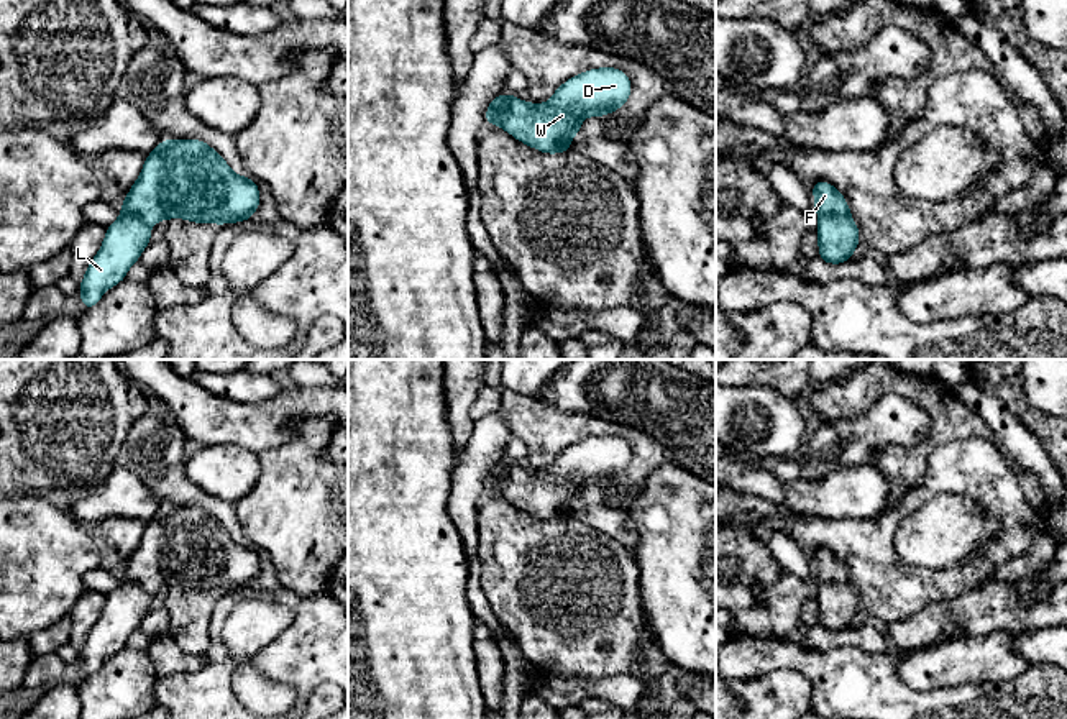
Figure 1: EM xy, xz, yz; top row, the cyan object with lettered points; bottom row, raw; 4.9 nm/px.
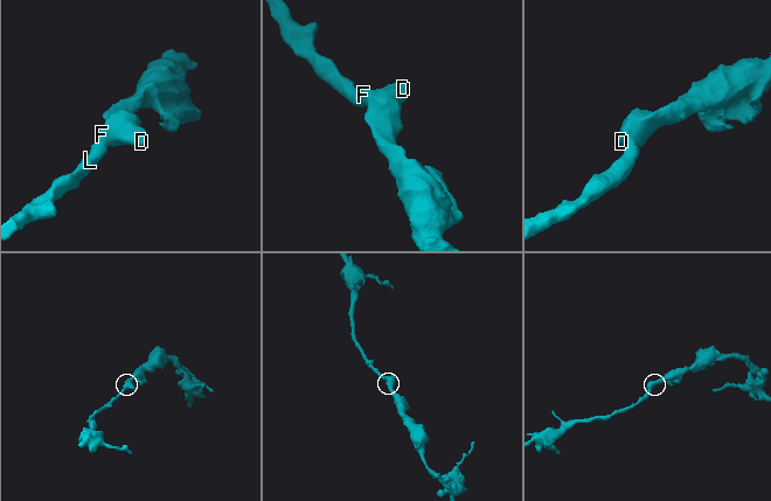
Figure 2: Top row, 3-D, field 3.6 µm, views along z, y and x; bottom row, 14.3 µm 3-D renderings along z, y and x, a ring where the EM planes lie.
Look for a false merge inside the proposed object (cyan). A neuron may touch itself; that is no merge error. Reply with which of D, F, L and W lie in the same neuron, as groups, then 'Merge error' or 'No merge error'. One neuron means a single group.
Groups: D F L W. No merge error

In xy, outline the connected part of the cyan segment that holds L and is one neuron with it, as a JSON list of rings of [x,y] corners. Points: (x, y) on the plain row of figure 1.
[[[163,506],[146,524],[120,584],[107,594],[100,617],[87,634],[77,660],[84,678],[126,647],[126,639],[151,611],[151,593],[171,586],[218,594],[251,589],[259,575],[259,553],[235,542],[205,509]]]

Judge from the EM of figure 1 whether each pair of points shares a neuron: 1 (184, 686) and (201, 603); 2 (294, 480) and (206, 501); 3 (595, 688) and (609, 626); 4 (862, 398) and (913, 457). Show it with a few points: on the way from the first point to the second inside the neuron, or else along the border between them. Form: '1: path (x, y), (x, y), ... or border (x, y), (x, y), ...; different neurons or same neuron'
1: border (212, 614), (206, 654); different neurons
2: border (233, 504), (235, 516), (247, 539); different neurons
3: border (634, 673), (619, 673), (596, 680), (558, 678); different neurons
4: path (893, 384), (915, 388), (938, 411), (938, 429); same neuron

